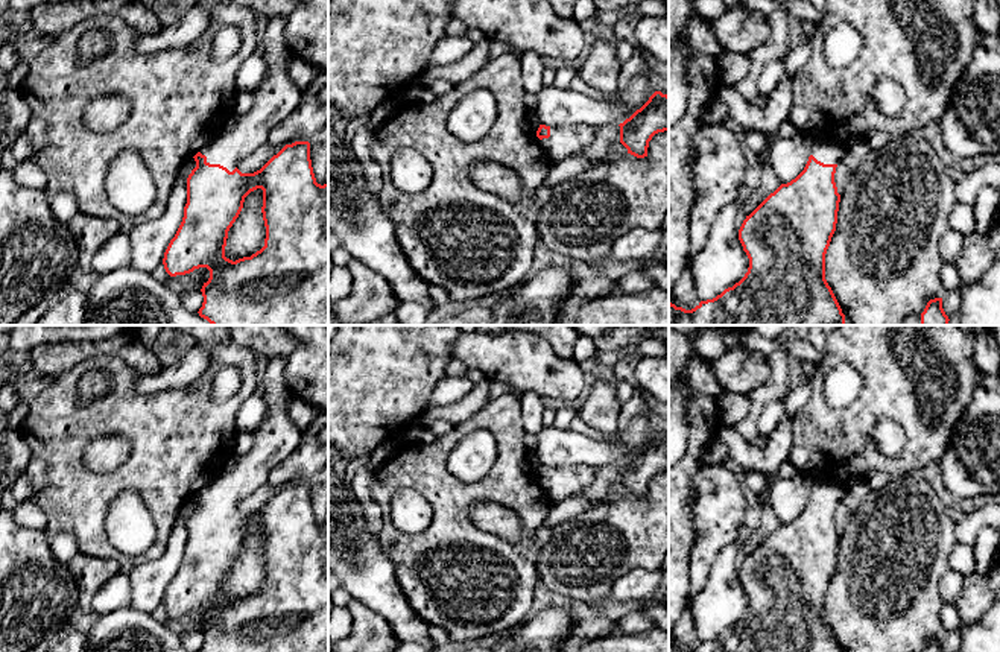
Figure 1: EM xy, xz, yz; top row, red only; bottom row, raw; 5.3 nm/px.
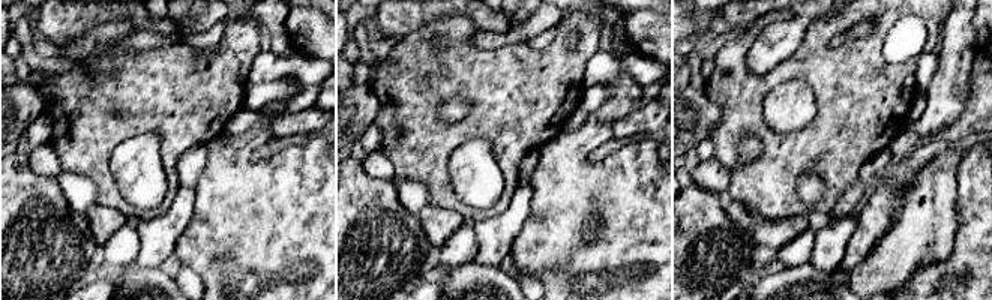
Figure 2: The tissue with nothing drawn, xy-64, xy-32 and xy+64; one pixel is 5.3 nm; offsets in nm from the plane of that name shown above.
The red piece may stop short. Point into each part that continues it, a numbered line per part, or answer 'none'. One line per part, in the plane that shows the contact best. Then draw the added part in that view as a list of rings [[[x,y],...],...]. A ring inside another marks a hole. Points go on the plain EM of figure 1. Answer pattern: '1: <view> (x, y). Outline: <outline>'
1: xy (275, 436). Outline: [[[275,356],[267,360],[263,375],[264,419],[252,430],[252,448],[237,457],[233,468],[226,468],[201,494],[207,503],[220,505],[233,512],[239,503],[261,485],[269,473],[284,461],[299,444],[301,429],[289,418],[289,401],[293,398],[286,380],[287,357]]]

